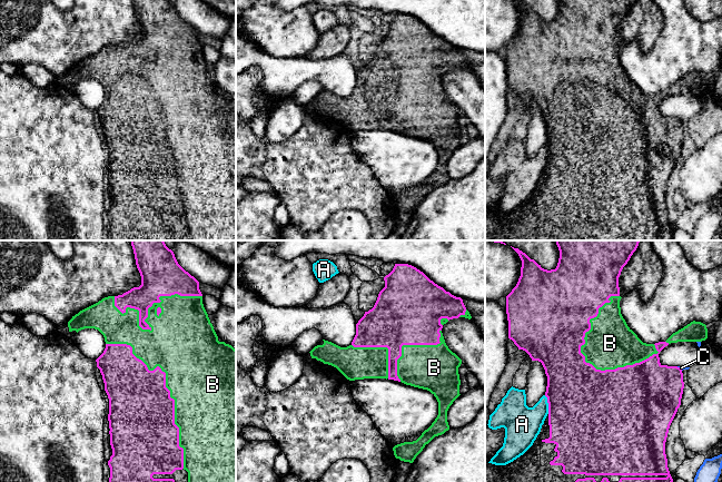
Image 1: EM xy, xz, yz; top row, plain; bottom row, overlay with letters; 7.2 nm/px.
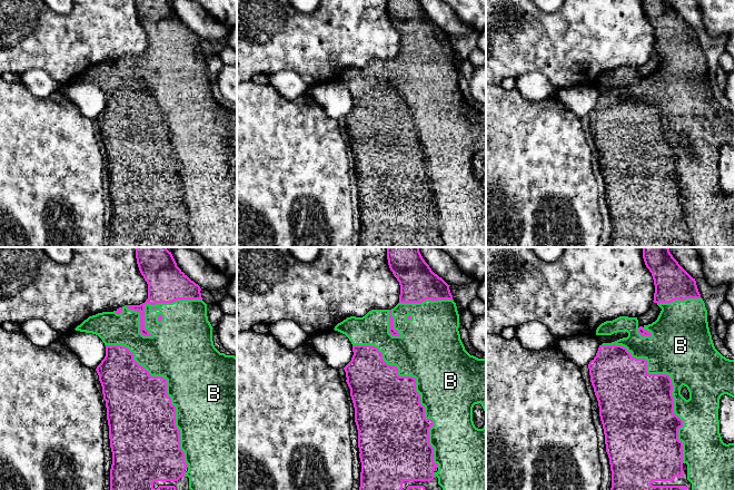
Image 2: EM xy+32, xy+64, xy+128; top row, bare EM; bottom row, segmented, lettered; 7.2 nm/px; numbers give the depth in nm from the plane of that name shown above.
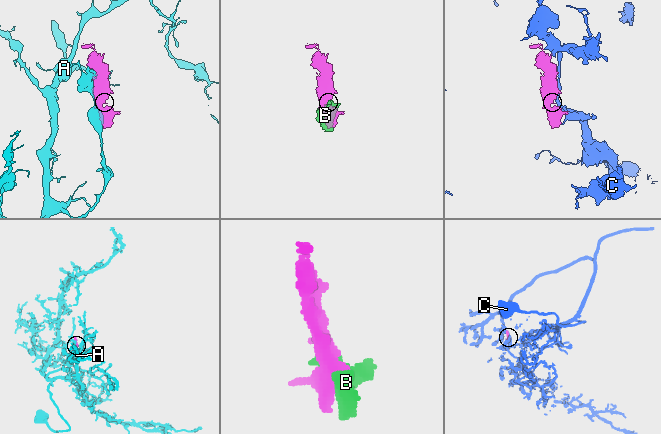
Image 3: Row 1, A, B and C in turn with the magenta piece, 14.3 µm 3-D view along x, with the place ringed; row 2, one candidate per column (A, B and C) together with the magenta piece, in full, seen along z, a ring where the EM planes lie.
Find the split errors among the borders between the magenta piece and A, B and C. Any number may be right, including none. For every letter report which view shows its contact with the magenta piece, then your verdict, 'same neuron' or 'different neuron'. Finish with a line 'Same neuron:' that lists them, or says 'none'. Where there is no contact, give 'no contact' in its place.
A: yz | different neuron
B: xy | same neuron
C: yz | different neuron
Same neuron: B

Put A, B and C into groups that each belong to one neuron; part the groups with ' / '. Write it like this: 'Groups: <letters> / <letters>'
Groups: A / B / C

